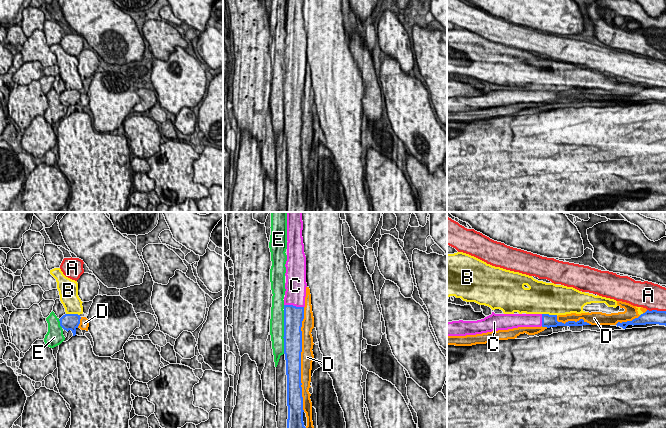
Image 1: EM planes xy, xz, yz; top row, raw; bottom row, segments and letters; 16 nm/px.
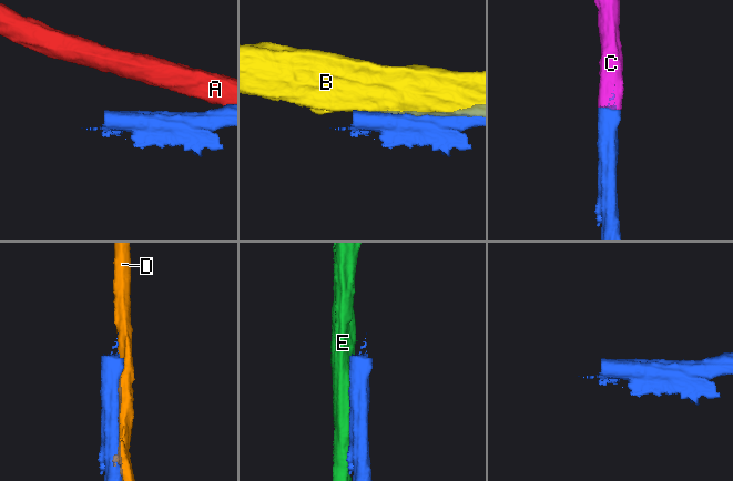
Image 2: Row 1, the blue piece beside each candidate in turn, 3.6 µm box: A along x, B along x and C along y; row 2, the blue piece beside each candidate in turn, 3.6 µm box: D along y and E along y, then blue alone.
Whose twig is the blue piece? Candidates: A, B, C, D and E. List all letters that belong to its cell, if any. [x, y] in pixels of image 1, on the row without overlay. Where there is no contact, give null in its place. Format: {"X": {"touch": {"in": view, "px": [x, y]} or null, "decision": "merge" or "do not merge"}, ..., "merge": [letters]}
{"A": {"touch": {"in": "yz", "px": [656, 86]}, "decision": "do not merge"}, "B": {"touch": {"in": "yz", "px": [550, 91]}, "decision": "do not merge"}, "C": {"touch": {"in": "xz", "px": [294, 82]}, "decision": "merge"}, "D": {"touch": {"in": "xz", "px": [300, 135]}, "decision": "do not merge"}, "E": {"touch": {"in": "xz", "px": [284, 108]}, "decision": "do not merge"}, "merge": ["C"]}

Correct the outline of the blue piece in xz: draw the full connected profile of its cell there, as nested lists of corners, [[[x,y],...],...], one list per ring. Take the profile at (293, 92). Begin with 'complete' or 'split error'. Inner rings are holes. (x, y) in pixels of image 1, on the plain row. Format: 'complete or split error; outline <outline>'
split error; outline [[[287,0],[283,113],[287,151],[287,212],[306,212],[301,163],[301,103],[307,63],[302,6],[303,0]]]

